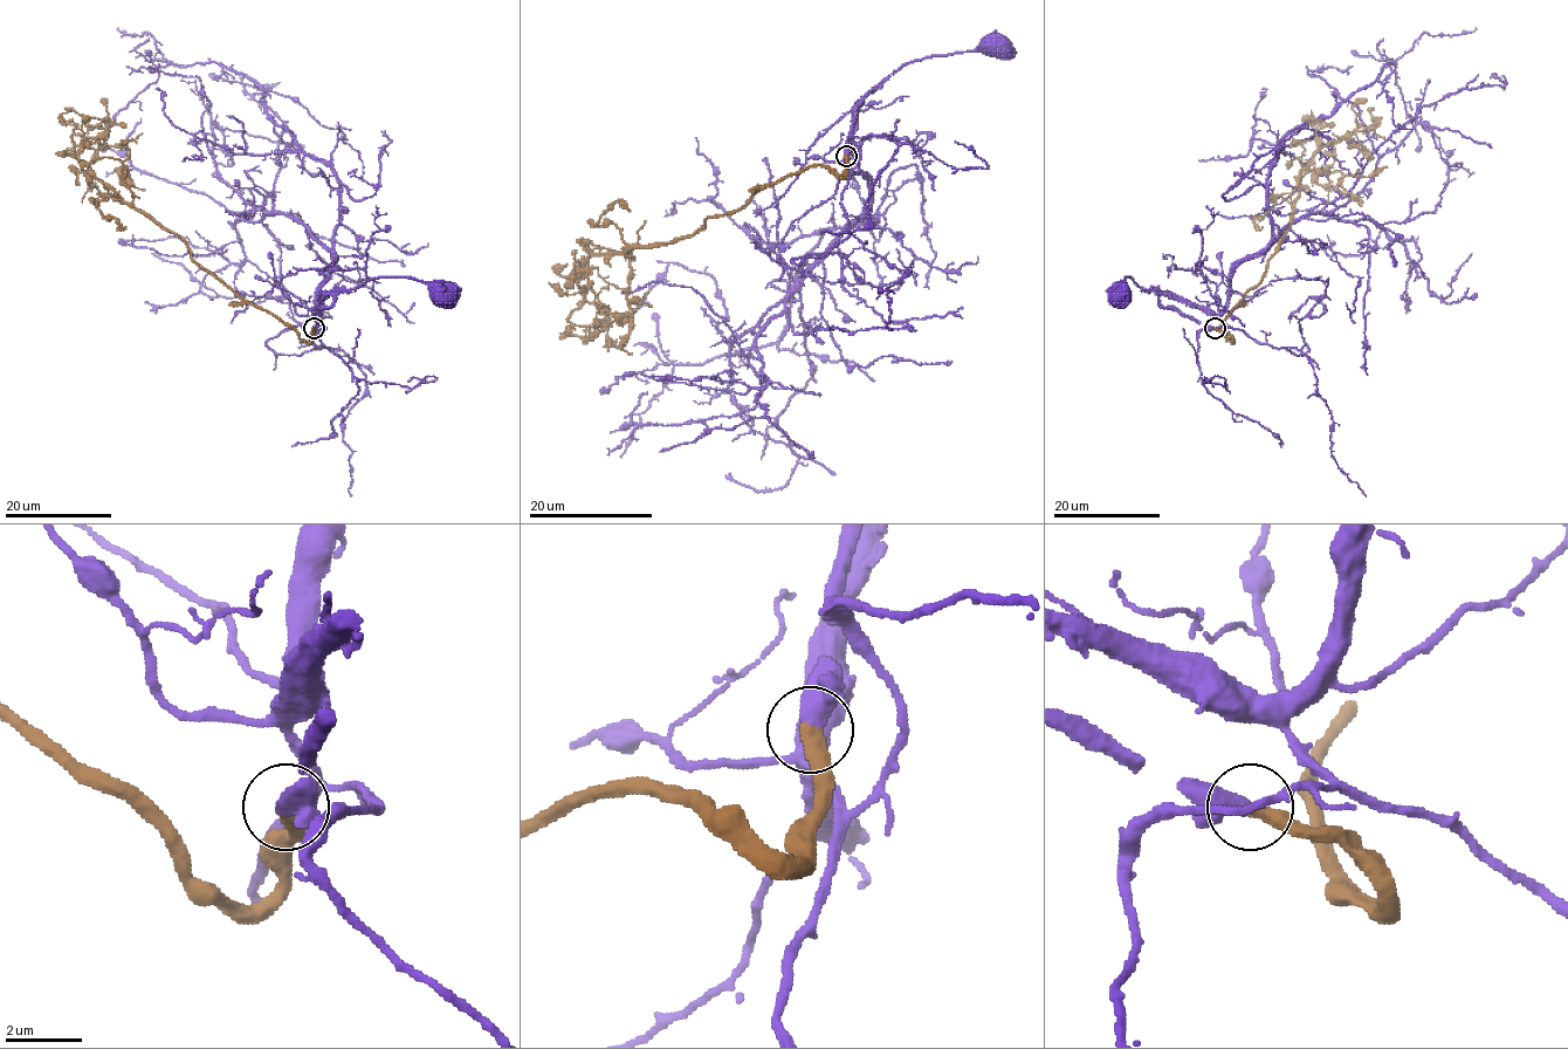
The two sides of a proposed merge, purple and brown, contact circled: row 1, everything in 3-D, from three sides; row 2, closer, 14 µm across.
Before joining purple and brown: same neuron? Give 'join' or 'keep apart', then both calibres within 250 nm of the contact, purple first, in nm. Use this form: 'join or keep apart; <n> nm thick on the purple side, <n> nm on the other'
join; 500 nm thick on the purple side, 440 nm on the other

